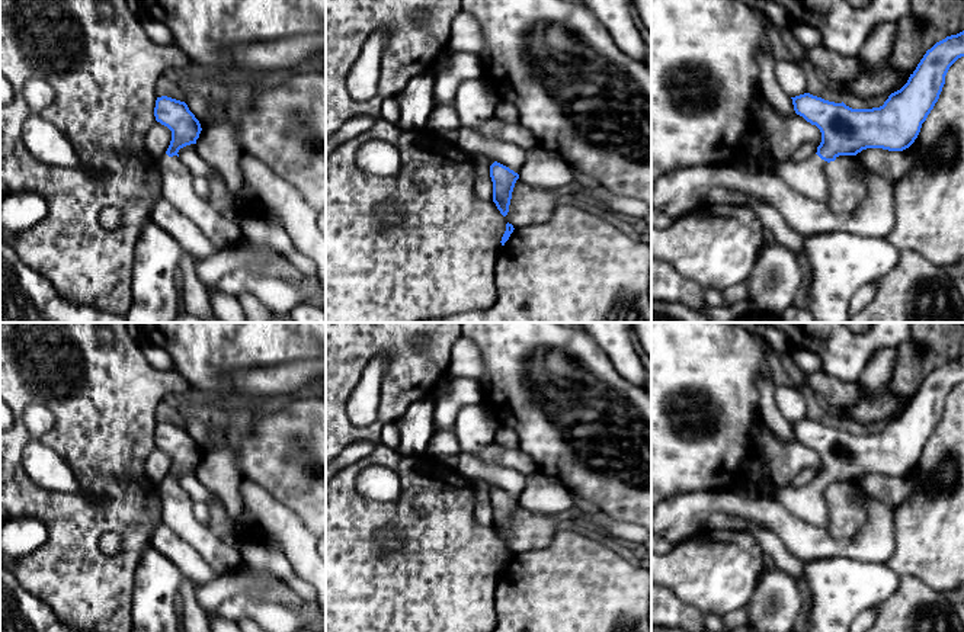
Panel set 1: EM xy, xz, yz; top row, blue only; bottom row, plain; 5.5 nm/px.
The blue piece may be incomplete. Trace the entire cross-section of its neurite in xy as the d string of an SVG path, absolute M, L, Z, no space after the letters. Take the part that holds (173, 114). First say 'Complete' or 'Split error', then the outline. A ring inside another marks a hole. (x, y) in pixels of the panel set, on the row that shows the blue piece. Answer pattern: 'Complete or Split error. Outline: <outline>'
Split error. Outline: M167 96L157 97L154 116L172 131L170 145L157 160L163 198L190 218L220 250L236 246L241 237L236 218L217 212L193 190L193 174L177 154L180 148L196 144L202 131L199 121L185 102Z

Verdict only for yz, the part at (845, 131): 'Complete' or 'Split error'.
Split error

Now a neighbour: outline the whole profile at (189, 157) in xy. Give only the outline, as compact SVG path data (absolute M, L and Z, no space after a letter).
M195 144L180 148L177 154L180 161L190 170L193 177L209 179L209 176L212 174L212 169L196 153Z

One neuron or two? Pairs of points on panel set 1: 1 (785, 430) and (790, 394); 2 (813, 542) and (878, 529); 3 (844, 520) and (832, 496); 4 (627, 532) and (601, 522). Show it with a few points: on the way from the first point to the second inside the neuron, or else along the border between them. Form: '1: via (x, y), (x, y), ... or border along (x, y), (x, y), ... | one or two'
1: border along (775, 387), (775, 403), (790, 423) | two
2: via (829, 547), (862, 545) | one
3: via (844, 515), (844, 507), (838, 501) | one
4: via (621, 529), (607, 523) | one

